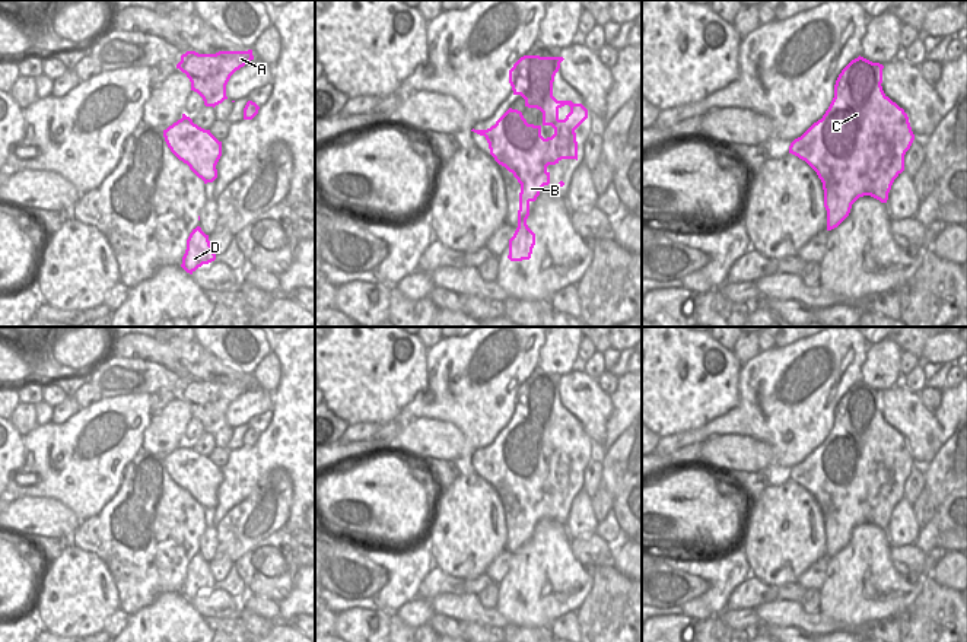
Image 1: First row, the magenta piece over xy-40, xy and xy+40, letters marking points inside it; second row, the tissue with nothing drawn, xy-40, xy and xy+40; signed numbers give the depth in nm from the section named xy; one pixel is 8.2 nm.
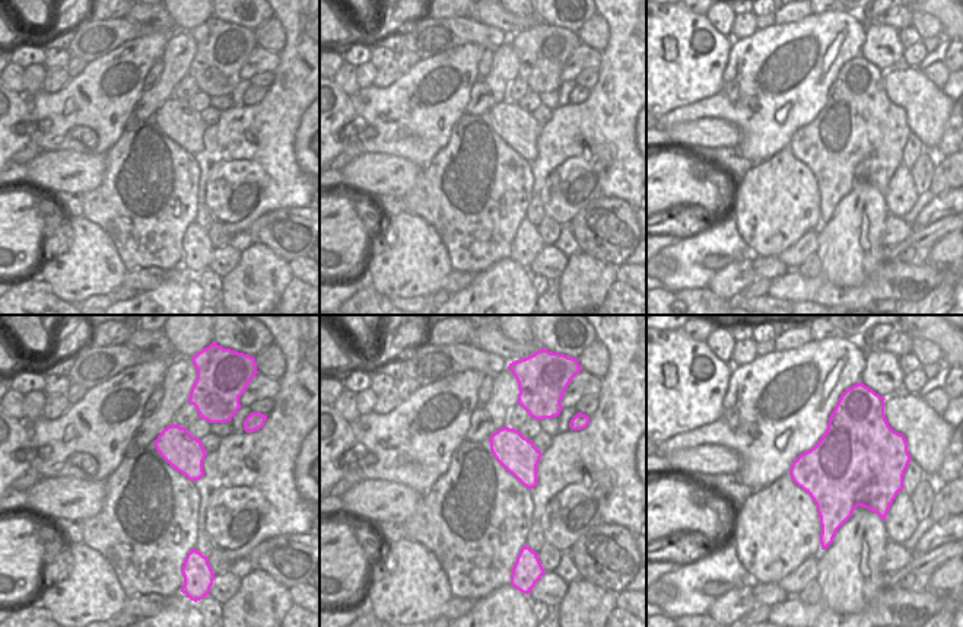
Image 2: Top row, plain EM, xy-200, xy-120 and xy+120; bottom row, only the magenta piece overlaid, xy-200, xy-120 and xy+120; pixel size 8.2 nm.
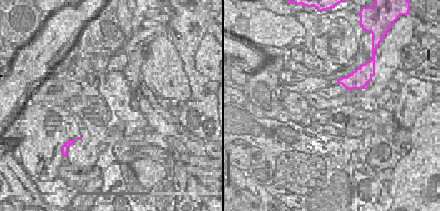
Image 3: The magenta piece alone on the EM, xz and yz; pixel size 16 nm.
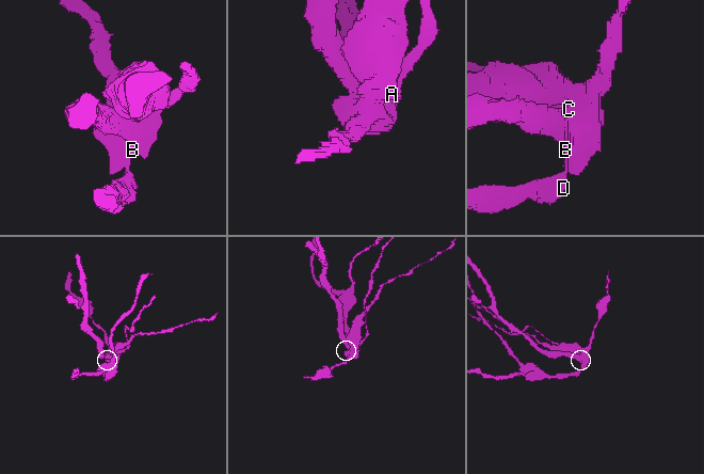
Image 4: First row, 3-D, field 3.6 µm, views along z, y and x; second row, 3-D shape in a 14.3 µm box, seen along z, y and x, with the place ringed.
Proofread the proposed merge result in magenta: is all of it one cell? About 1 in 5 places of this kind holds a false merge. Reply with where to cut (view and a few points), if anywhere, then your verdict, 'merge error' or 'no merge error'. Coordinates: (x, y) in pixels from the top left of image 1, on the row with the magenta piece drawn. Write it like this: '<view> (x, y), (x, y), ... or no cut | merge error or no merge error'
xy (525, 222), (518, 226) | merge error

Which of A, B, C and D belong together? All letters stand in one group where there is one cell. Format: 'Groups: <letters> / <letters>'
Groups: A B C / D.

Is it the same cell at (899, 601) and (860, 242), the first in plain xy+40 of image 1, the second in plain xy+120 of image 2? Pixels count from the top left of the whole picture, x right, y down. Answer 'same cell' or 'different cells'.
same cell

